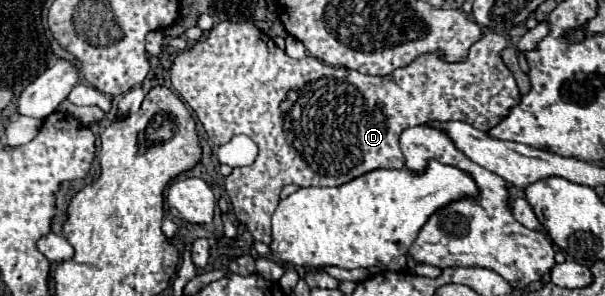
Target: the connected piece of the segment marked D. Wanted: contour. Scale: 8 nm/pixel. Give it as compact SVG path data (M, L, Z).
M249 20L237 24L221 22L189 50L179 52L169 74L173 88L195 110L209 140L216 146L229 142L235 134L245 134L259 146L259 156L251 166L235 168L225 178L225 192L237 220L249 228L257 242L269 244L273 240L271 216L287 184L303 188L341 186L377 168L403 168L405 160L399 148L399 134L429 120L459 120L483 132L491 130L521 100L515 78L499 56L505 46L509 42L503 36L487 32L469 48L465 62L445 62L437 52L429 52L417 56L409 66L393 70L389 76L365 76L355 70L329 66L313 56L295 60Z

